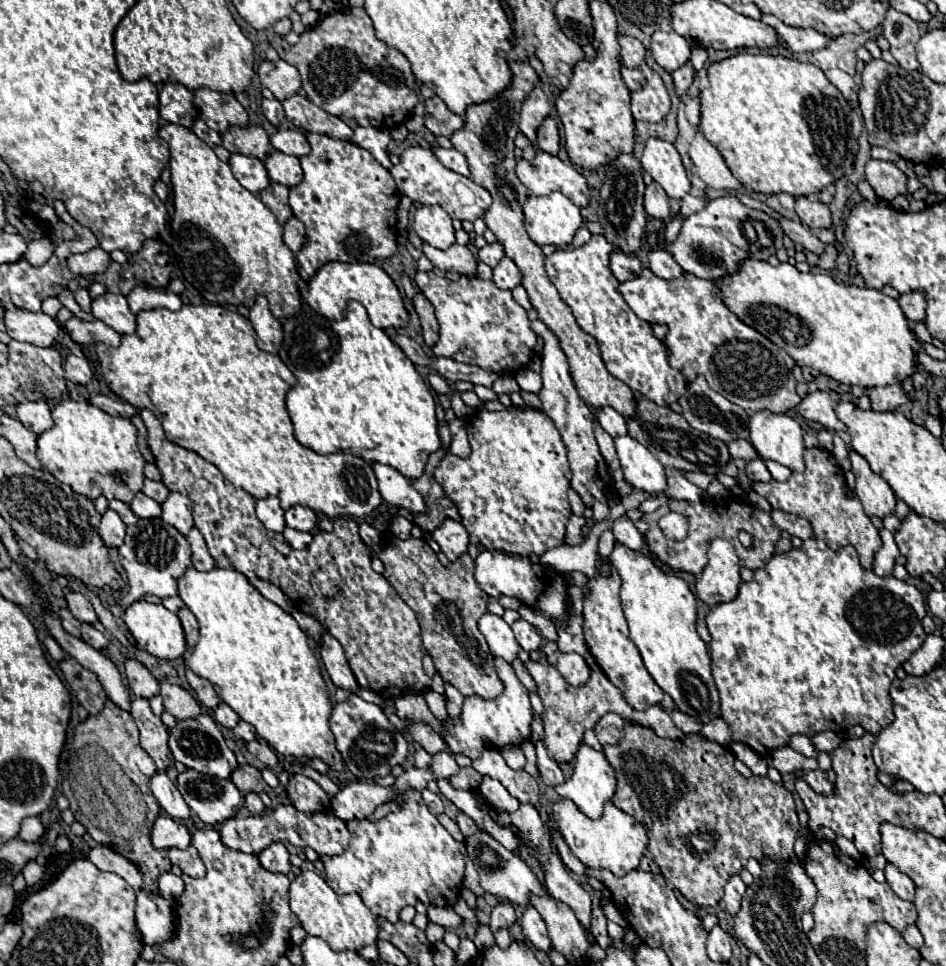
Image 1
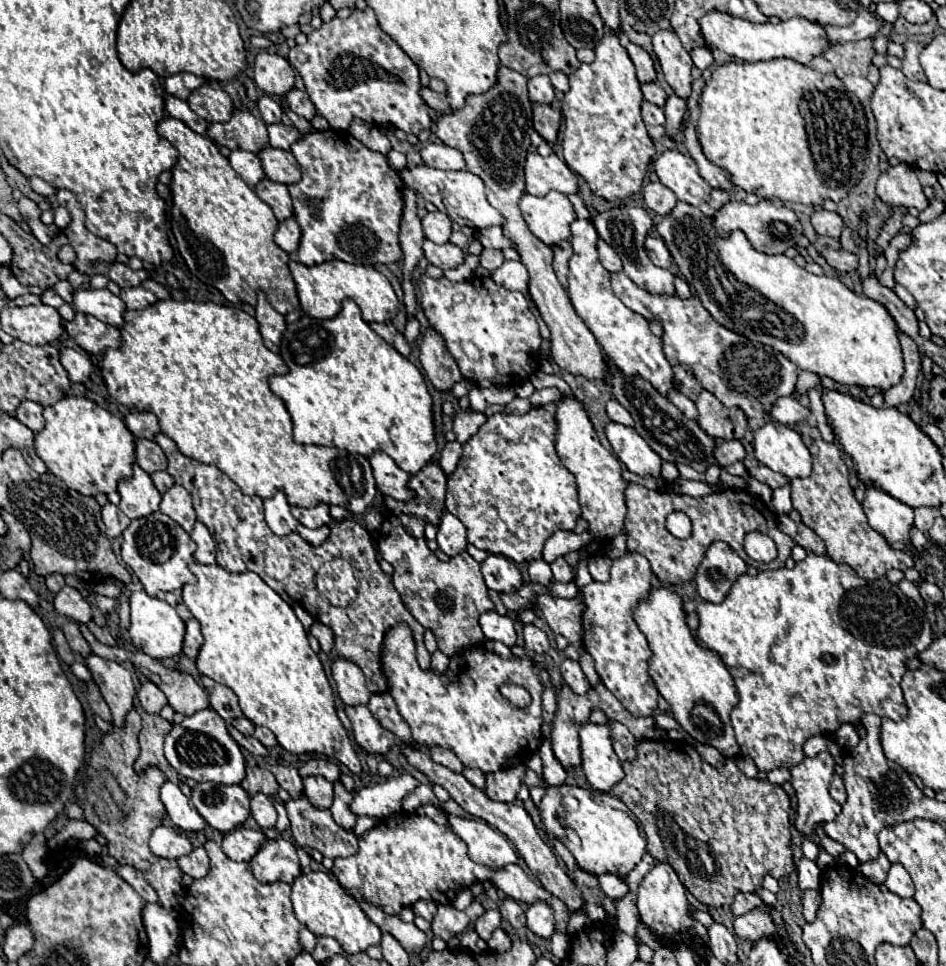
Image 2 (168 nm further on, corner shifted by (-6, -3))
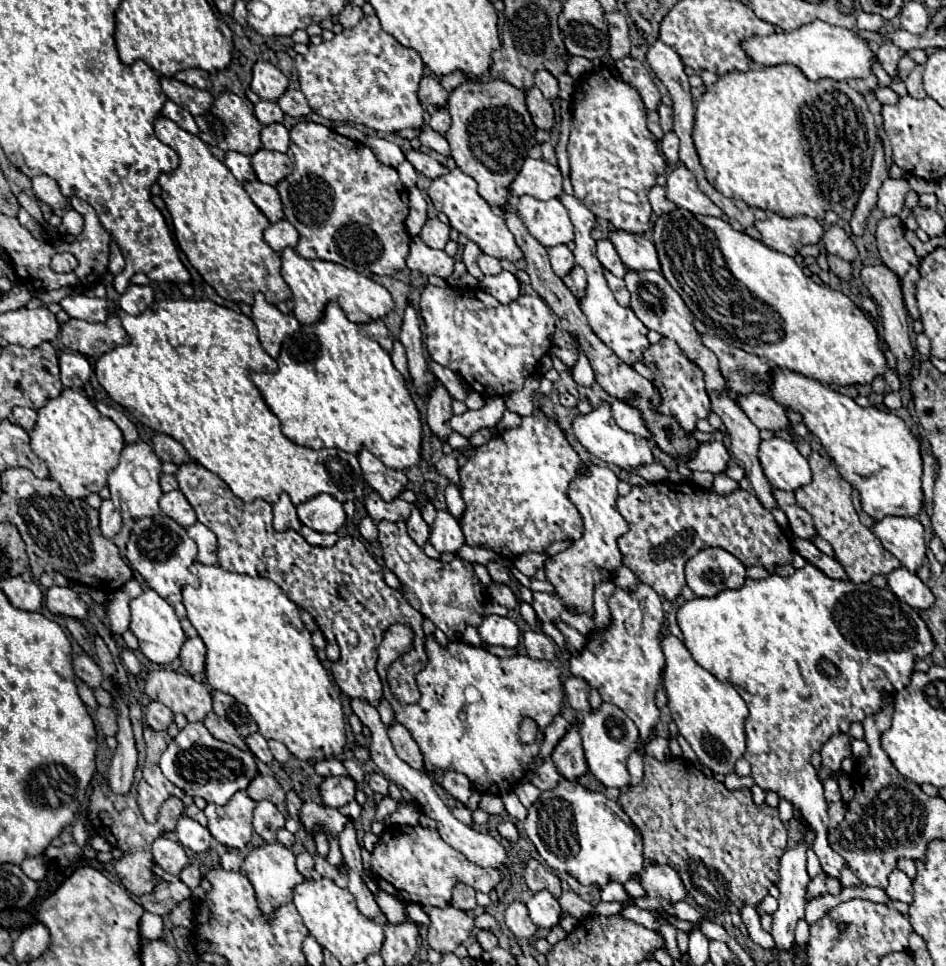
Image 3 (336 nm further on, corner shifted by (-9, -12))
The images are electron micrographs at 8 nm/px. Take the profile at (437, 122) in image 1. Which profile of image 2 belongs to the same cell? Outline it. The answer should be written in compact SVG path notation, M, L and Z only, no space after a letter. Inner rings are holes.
M421 87L421 97L423 97L423 101L431 107L431 109L435 109L435 111L439 111L439 113L449 113L451 109L449 109L449 103L447 103L447 97L443 95L443 93L437 93L437 91L433 91L433 89L429 89L429 87Z

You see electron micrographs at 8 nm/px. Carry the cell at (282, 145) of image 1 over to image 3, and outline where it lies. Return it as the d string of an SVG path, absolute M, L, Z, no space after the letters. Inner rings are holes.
M268 124L262 128L262 144L266 150L286 152L290 146L290 132L282 124Z

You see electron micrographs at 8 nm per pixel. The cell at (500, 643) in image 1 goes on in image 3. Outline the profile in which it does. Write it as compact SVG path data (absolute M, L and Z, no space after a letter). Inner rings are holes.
M486 616L484 622L478 626L478 634L482 638L482 646L504 646L516 648L520 642L520 630L510 618L500 616Z

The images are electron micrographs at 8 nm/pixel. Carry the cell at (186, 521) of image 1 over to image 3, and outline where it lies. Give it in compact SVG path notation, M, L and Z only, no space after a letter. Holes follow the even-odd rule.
M172 490L168 494L164 494L160 498L160 510L176 520L180 526L188 528L192 524L196 524L196 514L194 514L194 508L190 506L190 502L186 500L186 496L180 492L180 490Z

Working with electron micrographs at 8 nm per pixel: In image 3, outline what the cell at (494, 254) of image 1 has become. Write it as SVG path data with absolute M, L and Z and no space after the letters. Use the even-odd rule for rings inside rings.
M480 254L480 258L478 258L478 266L480 266L480 270L488 276L494 276L494 274L500 274L502 272L502 266L500 266L500 262L496 260L496 258L492 258L492 256L488 256L488 254Z

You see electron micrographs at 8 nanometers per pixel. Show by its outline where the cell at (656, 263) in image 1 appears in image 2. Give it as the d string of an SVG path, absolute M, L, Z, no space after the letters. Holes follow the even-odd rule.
M647 237L645 239L645 253L649 255L649 259L663 269L671 267L671 255L665 247L665 243L661 241L661 237Z

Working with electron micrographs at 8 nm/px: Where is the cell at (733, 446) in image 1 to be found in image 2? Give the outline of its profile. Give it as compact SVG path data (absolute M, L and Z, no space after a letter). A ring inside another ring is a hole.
M717 441L717 453L713 455L721 467L727 467L735 461L741 461L745 457L745 449L739 441Z

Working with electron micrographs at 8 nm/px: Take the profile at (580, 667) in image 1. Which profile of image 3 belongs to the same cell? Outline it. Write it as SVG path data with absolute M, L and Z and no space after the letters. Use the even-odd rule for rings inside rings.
M568 676L566 682L564 682L564 692L566 692L566 698L568 698L570 706L572 706L576 712L586 714L586 712L590 710L590 704L588 704L590 686L588 686L588 682L584 682L584 680L578 678L578 676Z

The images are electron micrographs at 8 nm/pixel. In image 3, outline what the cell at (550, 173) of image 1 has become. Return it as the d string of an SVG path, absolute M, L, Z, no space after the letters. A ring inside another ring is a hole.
M526 158L520 174L516 176L516 182L512 182L512 194L514 196L528 194L538 200L560 198L564 192L562 182L564 178L558 166L552 166L544 160Z

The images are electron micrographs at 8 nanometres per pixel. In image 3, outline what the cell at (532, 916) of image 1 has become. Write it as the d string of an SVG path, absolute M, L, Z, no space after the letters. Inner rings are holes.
M546 890L542 892L536 892L528 902L528 912L530 912L530 918L532 922L538 926L538 928L544 928L544 930L552 930L554 926L558 926L560 922L560 904L556 898L552 898L552 894L548 894Z

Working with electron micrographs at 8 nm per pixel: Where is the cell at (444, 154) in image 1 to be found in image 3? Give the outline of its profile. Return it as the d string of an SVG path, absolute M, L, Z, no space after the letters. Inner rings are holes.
M418 150L406 152L406 158L412 162L412 166L414 166L420 174L424 174L424 176L428 176L428 178L440 178L440 176L446 176L446 174L450 172L448 166L440 164L436 158L432 158L432 156L428 156L428 154L422 154L422 152L418 152Z

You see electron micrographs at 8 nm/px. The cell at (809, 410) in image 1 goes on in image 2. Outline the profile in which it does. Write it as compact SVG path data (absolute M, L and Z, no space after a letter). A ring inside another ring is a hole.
M779 397L773 403L773 409L769 409L767 415L771 419L775 419L777 423L781 423L781 425L793 425L797 421L805 421L807 415L809 415L809 409L805 409L793 397Z

